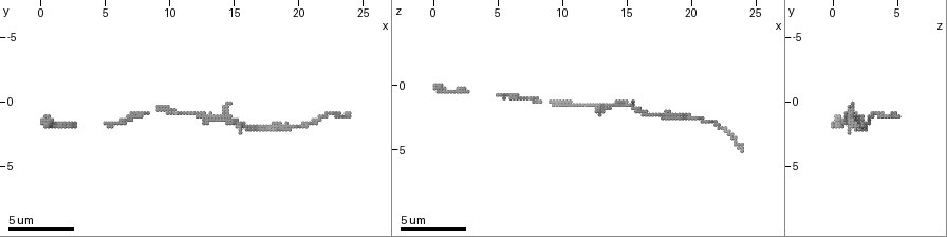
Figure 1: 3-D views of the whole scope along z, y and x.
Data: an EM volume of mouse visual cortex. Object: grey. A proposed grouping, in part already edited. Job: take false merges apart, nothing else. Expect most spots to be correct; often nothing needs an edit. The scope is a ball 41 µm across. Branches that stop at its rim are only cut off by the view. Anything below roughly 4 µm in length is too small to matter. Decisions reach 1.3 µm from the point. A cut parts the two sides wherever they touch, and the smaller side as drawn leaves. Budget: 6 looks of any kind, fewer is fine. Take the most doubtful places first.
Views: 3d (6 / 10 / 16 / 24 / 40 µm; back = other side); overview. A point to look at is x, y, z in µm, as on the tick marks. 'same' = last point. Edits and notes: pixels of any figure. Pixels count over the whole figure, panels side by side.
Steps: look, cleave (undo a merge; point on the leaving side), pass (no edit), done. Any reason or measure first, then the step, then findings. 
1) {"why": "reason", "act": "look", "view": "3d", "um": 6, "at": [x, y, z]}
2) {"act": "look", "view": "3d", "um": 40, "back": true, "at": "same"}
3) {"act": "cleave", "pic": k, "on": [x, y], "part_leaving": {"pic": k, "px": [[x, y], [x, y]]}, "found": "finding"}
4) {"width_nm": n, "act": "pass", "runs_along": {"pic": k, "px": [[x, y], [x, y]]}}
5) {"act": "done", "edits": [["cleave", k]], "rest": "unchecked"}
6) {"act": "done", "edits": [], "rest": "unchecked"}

{"why": "sudden change in width", "act": "look", "view": "3d", "um": 10, "at": [14.6, 1.4, 1.4]}

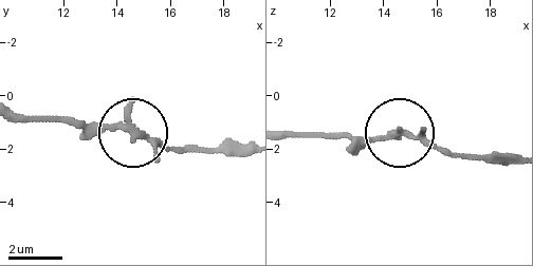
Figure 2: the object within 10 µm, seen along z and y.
{"act": "look", "view": "3d", "um": 10, "back": true, "at": [14.8, 1.3, 1.4]}

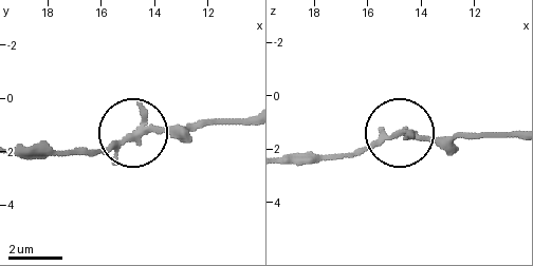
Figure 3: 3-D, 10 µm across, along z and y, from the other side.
{"arms": 4, "act": "pass", "runs_along": {"pic": 3, "px": [[187, 124], [55, 156]]}, "found": "continuous, no second neuron"}

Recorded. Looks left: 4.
{"why": "calibre changes", "act": "look", "view": "3d", "um": 16, "at": [18.8, 1.8, 2.6]}

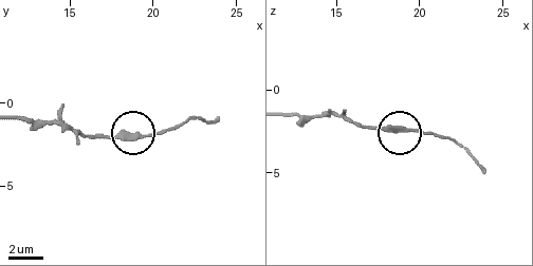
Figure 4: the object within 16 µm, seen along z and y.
{"act": "pass", "found": "one neuron here"}

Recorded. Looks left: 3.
{"why": "thick turns thin", "act": "look", "view": "3d", "um": 10, "at": [2.4, 1.8, 0.2]}

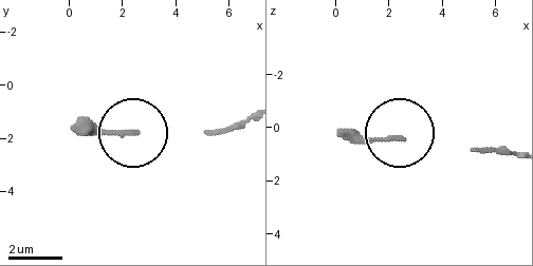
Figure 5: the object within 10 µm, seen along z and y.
{"act": "pass", "found": "all the same neuron"}

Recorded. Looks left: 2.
{"act": "done", "edits": [], "rest": "unchecked"}

